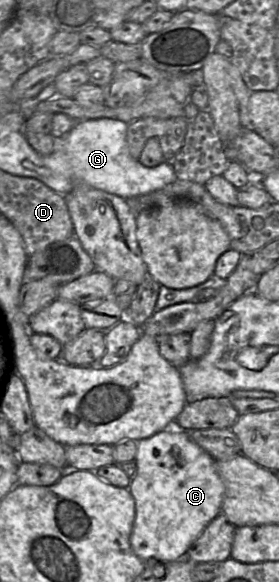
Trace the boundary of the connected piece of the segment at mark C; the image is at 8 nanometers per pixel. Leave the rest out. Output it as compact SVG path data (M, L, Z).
M164 429L137 442L137 472L129 491L135 500L135 520L130 537L133 552L142 560L178 561L185 555L204 528L221 513L225 486L216 468L216 460L195 443L187 431Z

